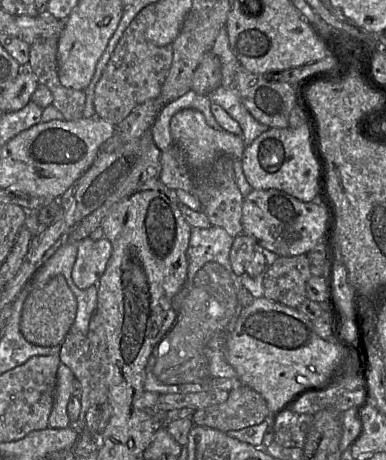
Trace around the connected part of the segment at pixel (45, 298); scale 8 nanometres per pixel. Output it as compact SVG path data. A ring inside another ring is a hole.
M63 275L52 278L42 288L31 292L26 298L20 321L20 330L31 344L41 347L61 345L71 331L77 312L77 301Z

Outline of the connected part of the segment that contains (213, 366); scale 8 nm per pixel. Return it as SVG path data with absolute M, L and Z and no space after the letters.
M192 228L187 249L187 279L173 298L176 320L155 345L145 367L144 391L187 394L207 390L230 392L242 386L228 363L225 342L238 319L241 283L230 265L233 237L223 228Z

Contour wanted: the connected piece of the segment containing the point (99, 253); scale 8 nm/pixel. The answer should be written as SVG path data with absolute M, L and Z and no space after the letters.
M86 237L79 242L72 279L79 289L98 285L112 254L112 244L103 237L92 240Z

